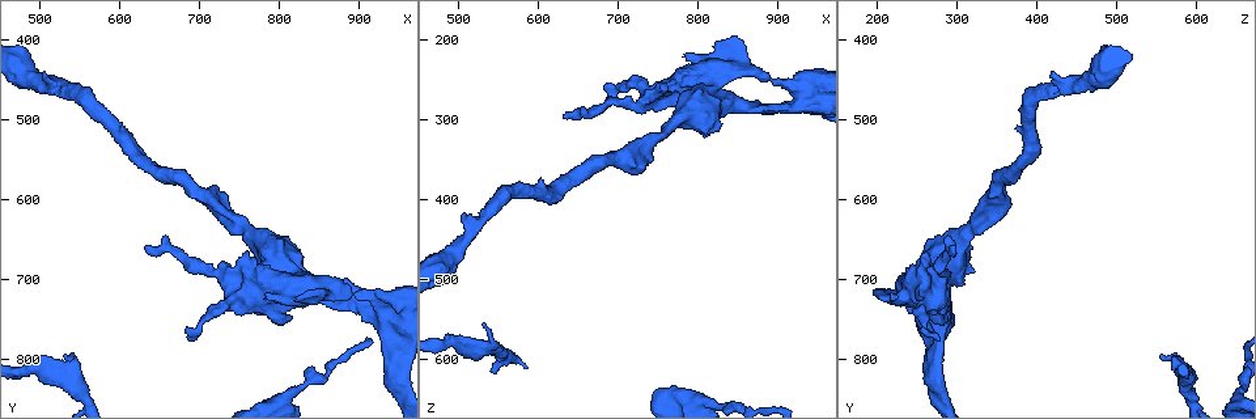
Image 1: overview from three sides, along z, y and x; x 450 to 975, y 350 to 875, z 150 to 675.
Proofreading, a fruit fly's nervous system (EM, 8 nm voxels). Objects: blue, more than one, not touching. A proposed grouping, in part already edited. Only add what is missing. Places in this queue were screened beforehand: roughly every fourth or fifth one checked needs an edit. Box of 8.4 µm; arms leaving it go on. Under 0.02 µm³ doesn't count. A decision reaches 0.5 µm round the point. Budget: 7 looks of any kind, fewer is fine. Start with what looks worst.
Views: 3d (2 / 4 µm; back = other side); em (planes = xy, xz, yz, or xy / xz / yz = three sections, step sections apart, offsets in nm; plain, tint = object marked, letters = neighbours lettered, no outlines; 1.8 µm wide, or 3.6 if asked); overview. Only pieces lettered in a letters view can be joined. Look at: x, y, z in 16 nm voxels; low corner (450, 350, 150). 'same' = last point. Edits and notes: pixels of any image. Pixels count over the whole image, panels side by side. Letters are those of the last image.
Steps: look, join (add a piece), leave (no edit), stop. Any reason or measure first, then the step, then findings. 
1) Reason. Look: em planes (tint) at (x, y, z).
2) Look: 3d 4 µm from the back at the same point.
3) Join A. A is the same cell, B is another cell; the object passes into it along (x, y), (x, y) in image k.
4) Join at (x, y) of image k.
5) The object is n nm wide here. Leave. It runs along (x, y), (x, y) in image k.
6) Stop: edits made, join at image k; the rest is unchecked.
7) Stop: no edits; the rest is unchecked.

Branch stops here. Look: em xz step 8 (letters) at (530, 795, 560).

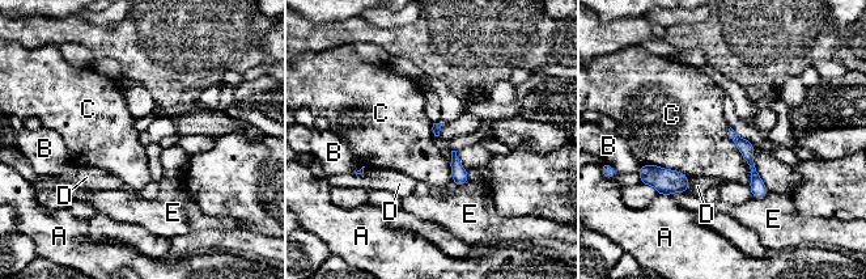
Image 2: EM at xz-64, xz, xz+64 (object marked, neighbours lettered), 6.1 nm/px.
Look: em planes (letters) at the same point.

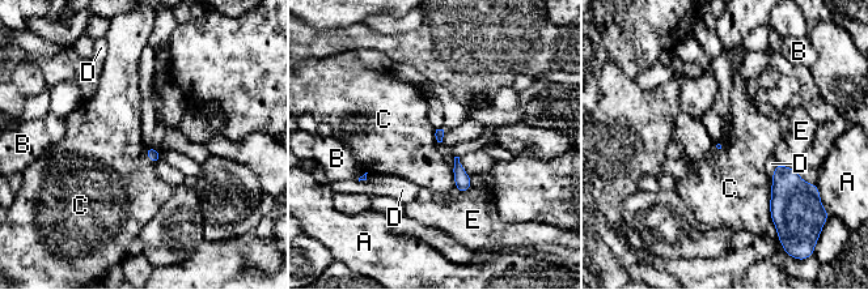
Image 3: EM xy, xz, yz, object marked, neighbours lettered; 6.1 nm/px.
The longest contact is with C, 200 nm. Leave. A, B, C, D and E are other cells; none of them fits.

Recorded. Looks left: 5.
Closes a loop. Look: em planes (letters) at (795, 705, 240).

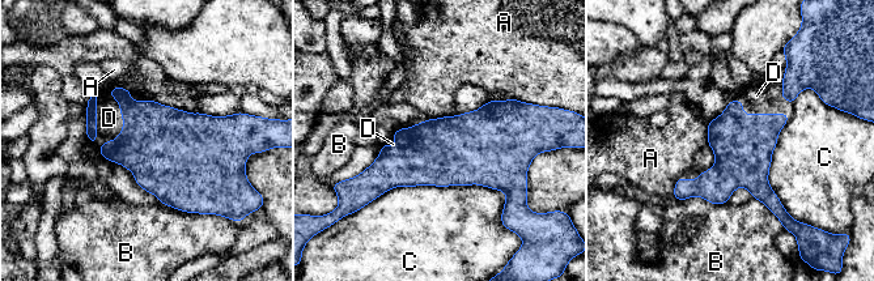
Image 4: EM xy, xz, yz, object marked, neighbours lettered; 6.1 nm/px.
Join D. D is the same cell, A, B and C are other cells; the object passes into it along (157, 143), (123, 120), (109, 118) in image 4; it goes on there.

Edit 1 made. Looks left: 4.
Free end. Look: 3d 2 µm from the back at (690, 775, 275).

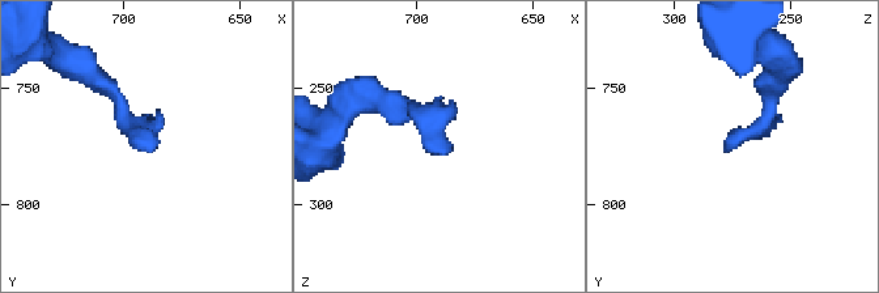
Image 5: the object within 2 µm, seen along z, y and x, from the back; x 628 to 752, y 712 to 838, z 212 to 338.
Look: em planes (letters) at (688, 777, 277).

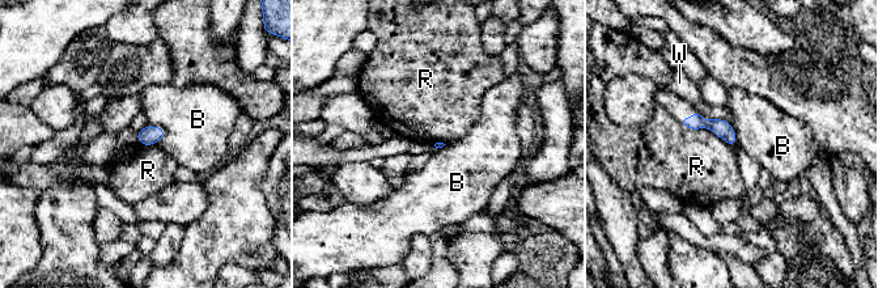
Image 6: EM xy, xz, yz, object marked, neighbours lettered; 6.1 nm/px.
Leave. B, R and W are other cells; it runs along (684, 121), (716, 125), (733, 140) in image 6; none of them fits.

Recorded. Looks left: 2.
Stop: edits made, join at image 4; the rest is unchecked.

